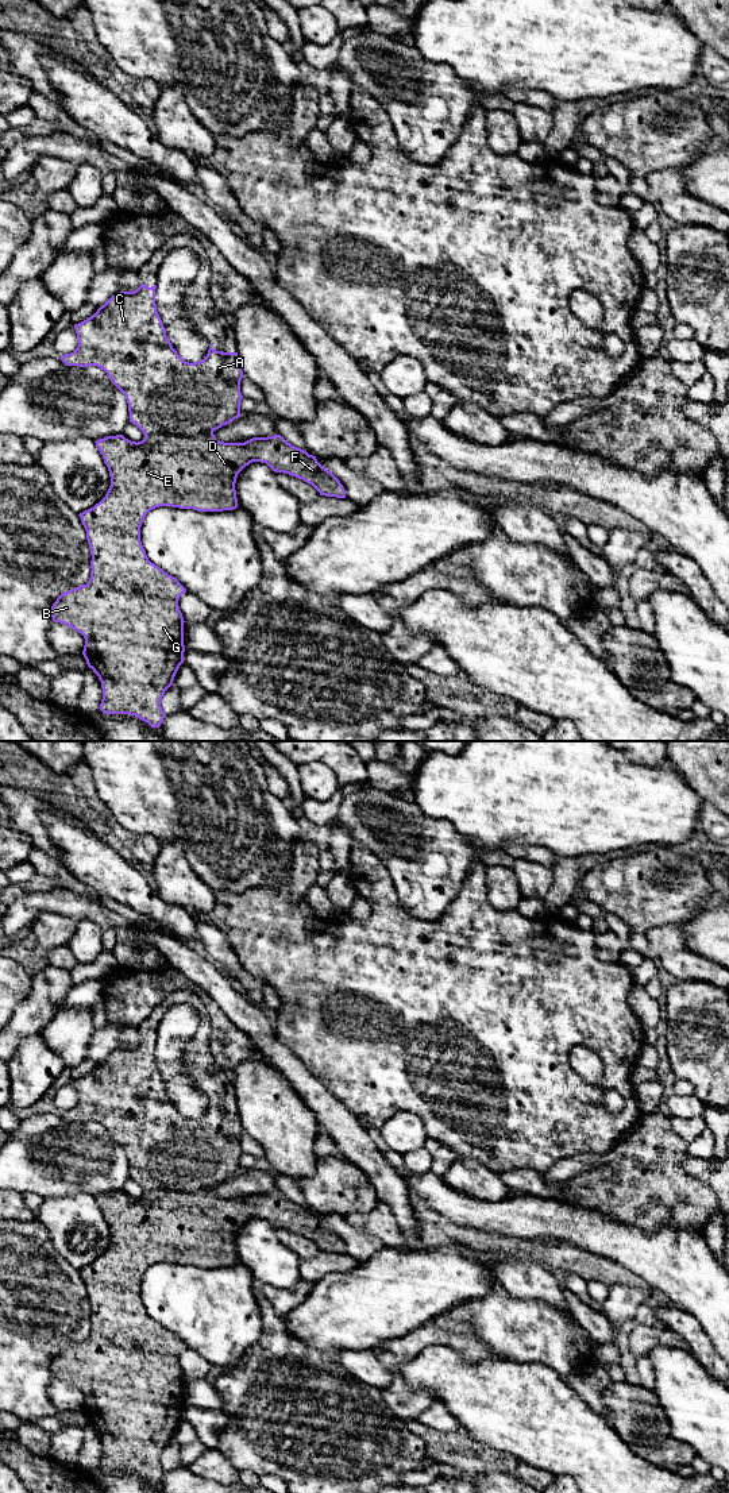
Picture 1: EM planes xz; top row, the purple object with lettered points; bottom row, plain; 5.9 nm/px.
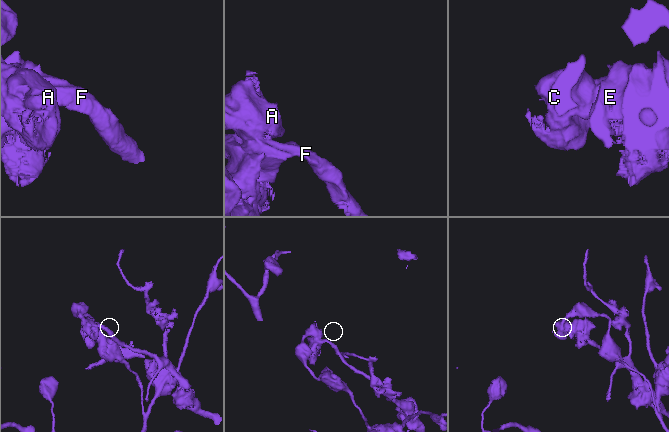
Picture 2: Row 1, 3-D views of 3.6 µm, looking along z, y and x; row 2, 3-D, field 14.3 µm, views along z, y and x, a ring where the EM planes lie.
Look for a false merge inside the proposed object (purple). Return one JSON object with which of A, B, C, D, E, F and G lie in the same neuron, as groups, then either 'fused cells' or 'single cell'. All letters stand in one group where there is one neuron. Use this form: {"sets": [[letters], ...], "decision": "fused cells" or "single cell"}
{"sets": [["A", "C"], ["B", "D", "E", "F", "G"]], "decision": "fused cells"}

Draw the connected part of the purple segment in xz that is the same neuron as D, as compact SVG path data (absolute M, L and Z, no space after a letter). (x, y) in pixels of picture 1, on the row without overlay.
M212 1187L192 1193L150 1191L142 1197L131 1197L123 1191L96 1196L96 1203L108 1223L111 1242L105 1253L93 1264L80 1269L89 1300L90 1334L86 1340L61 1350L50 1369L54 1378L65 1380L85 1394L82 1411L89 1424L99 1432L103 1444L100 1466L104 1470L130 1470L159 1484L165 1469L161 1455L173 1440L184 1419L184 1373L178 1362L186 1345L171 1331L151 1319L140 1297L140 1282L146 1270L159 1262L193 1265L197 1268L223 1268L238 1264L235 1239L238 1230L250 1219L266 1219L273 1227L289 1230L312 1241L320 1251L346 1254L340 1237L316 1212L288 1199L281 1191L252 1193L244 1199L219 1197Z

